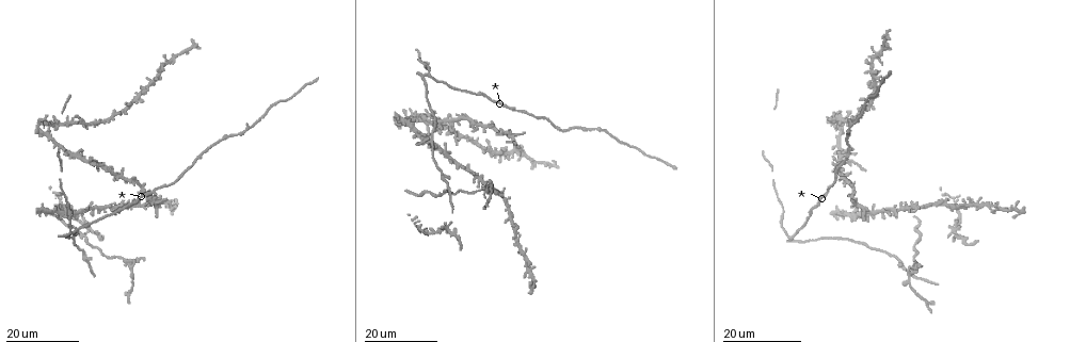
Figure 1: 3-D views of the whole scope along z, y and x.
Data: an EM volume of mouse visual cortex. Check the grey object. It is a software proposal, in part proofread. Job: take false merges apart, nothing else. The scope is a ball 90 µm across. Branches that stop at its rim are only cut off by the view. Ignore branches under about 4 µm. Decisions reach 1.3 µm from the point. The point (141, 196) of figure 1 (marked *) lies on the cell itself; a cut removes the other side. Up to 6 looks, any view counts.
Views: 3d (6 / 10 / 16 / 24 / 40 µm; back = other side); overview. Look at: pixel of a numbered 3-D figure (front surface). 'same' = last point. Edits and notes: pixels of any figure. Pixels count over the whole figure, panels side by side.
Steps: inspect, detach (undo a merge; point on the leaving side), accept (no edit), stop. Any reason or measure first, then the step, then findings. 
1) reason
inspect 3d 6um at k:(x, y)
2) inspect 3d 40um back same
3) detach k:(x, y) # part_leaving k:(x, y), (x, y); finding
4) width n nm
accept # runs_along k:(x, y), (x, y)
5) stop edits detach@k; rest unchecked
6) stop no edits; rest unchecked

looks like a crossing
inspect 3d 24um at 1:(516, 135)

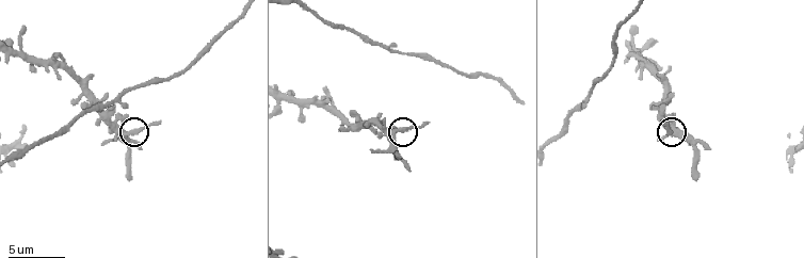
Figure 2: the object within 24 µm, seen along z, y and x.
inspect 3d 6um at 2:(127, 132)

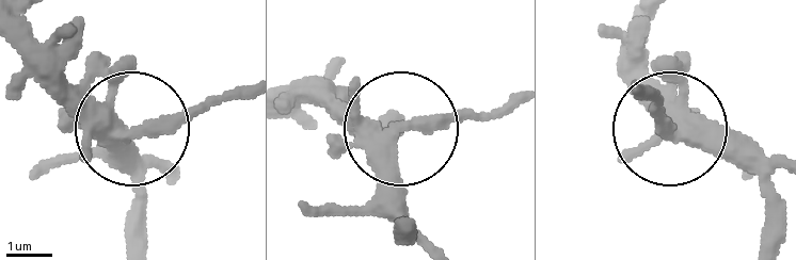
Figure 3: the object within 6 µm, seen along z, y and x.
accept # one cell here

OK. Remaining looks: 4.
looks like a crossing
inspect 3d 16um at 1:(451, 122)

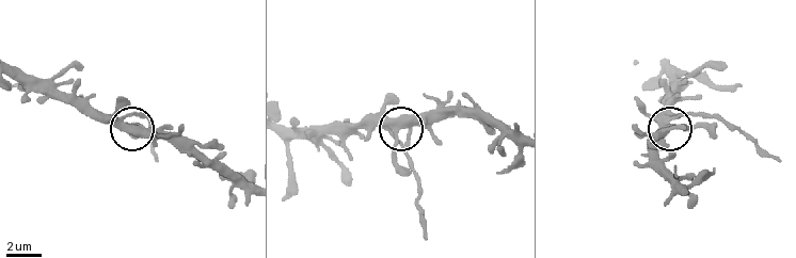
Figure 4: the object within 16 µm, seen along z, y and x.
inspect 3d 6um at 4:(122, 118)

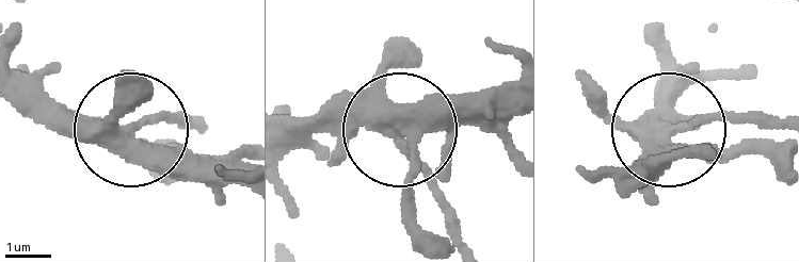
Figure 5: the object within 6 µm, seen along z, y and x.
from behind
inspect 3d 6um back at 5:(400, 143)

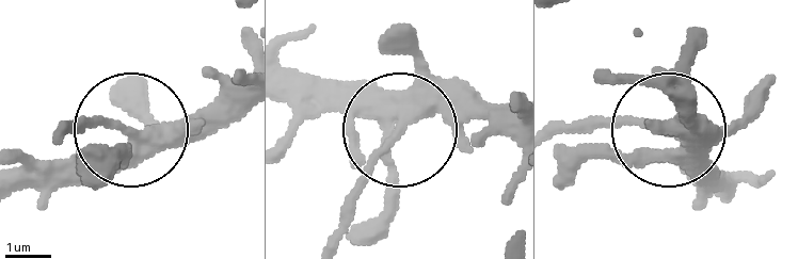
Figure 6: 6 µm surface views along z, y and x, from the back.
width 310 nm
detach 6:(95, 120) # part_leaving 6:(407, 117), (368, 171), (341, 240); a second cell is stuck on

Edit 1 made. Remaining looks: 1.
stop edits detach@6; rest unchecked

